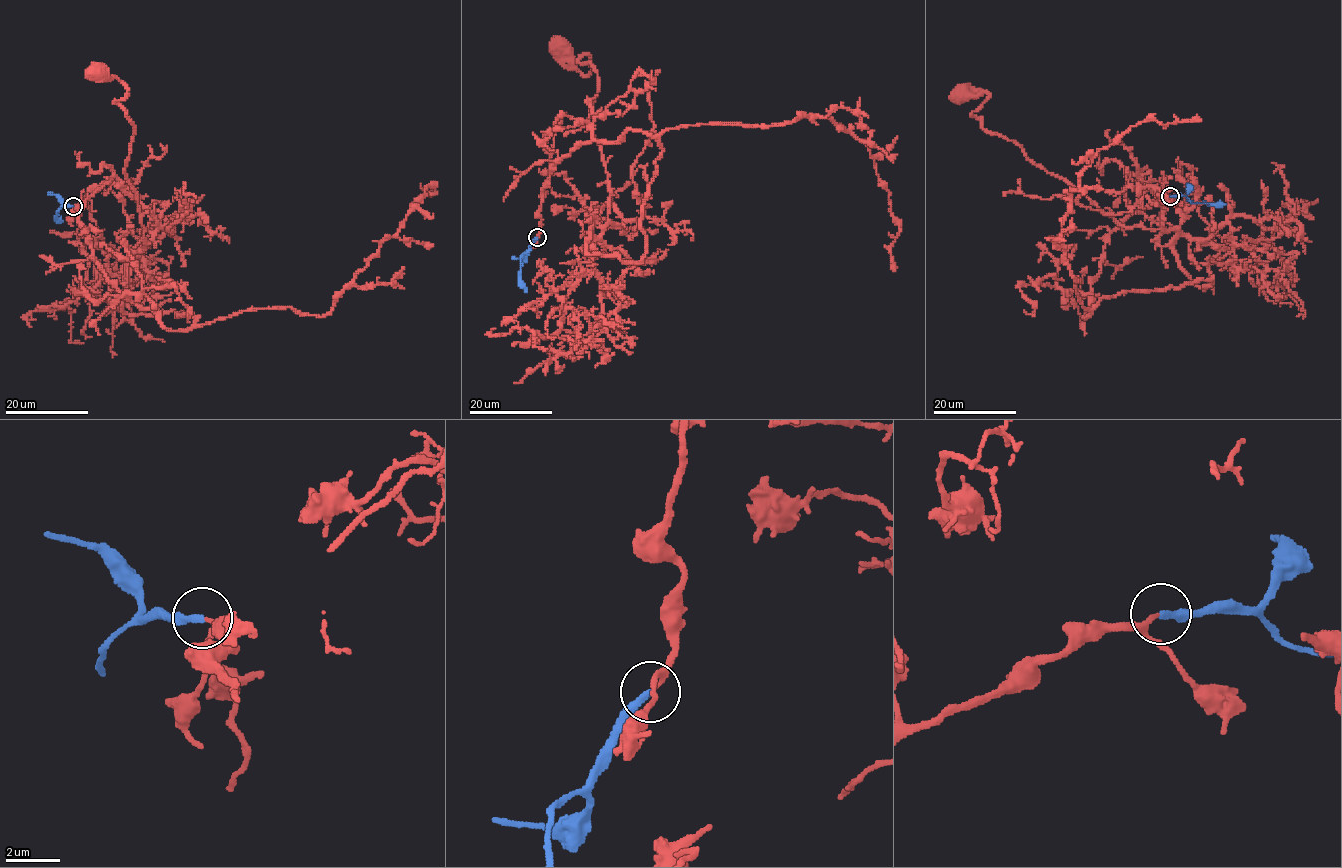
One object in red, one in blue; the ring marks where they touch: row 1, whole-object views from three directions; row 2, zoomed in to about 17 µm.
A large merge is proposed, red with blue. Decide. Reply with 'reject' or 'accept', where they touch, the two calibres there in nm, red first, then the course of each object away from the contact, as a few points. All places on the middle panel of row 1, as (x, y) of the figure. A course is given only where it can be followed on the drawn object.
accept | (537, 237) | 130/260 nm | red via (537, 237), (580, 143), (645, 131), (661, 155), (646, 255), (589, 254), (597, 71), (562, 46) | blue via (536, 238), (521, 257), (520, 283), (526, 292)

